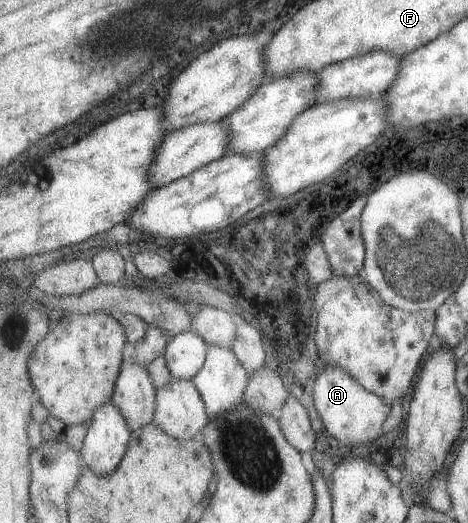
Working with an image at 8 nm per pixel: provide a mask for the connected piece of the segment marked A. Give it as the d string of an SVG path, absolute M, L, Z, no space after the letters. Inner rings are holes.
M323 367L314 385L314 405L328 433L346 445L366 445L380 437L390 407L382 396L368 391L344 368Z

